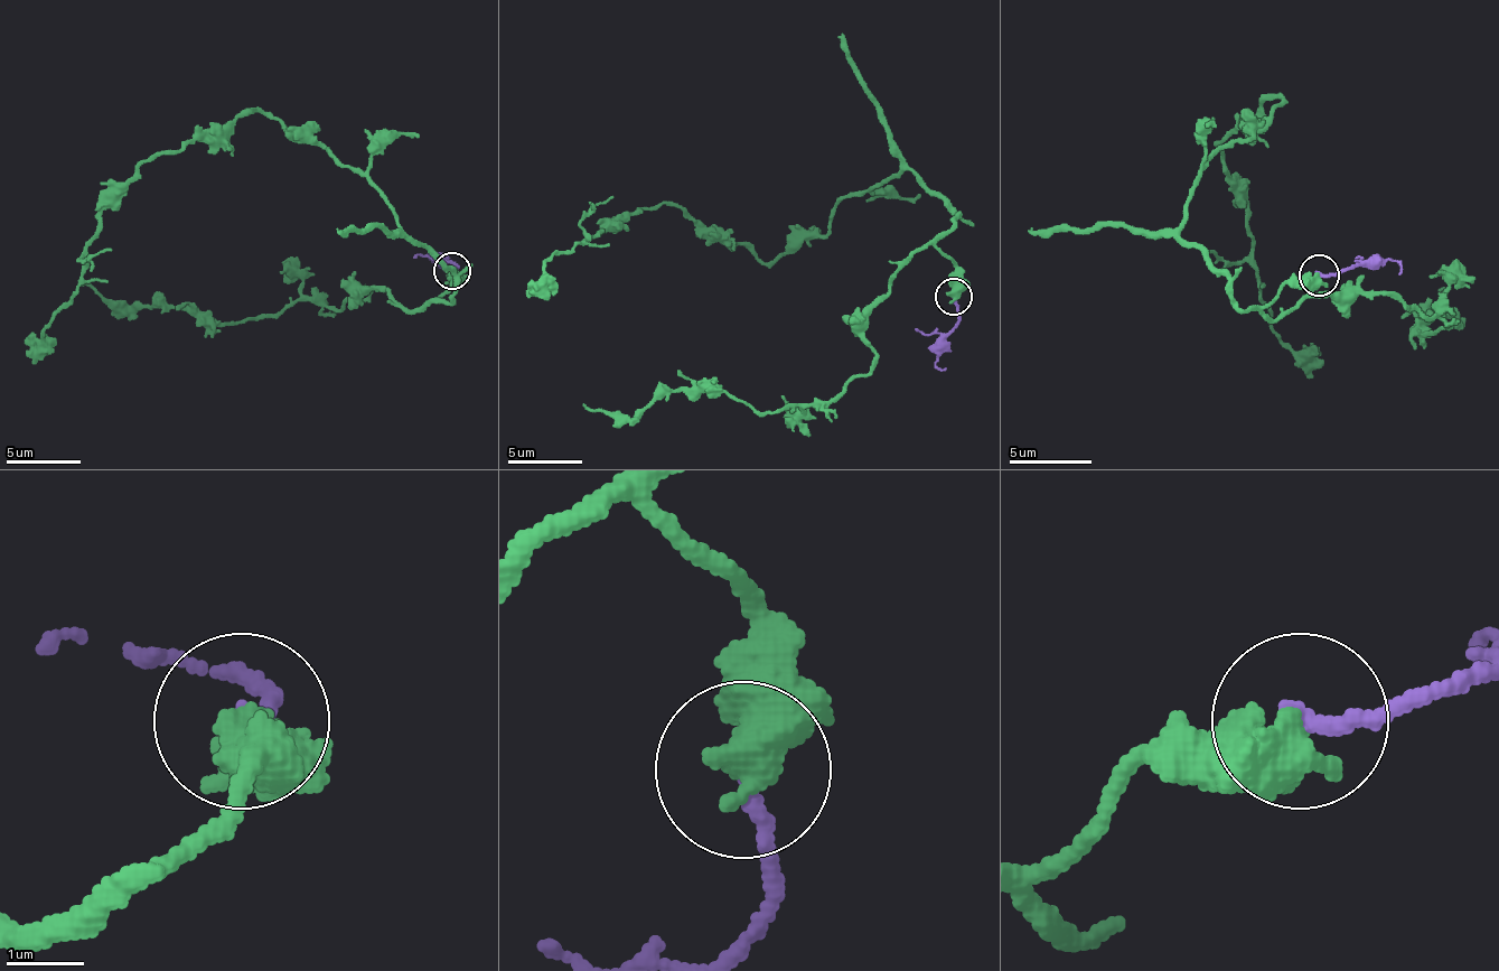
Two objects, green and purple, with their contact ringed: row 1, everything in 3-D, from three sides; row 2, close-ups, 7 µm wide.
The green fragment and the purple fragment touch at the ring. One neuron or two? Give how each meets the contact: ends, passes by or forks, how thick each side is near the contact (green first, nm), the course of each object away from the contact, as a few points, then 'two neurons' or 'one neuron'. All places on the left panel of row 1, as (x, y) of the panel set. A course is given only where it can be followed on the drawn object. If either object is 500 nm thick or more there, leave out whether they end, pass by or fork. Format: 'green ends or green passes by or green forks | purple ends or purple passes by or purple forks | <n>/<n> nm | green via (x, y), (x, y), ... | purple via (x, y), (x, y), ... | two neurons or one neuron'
750/240 nm | green via (450, 272), (436, 298), (455, 276), (387, 202), (243, 112), (103, 213), (36, 364) | purple via (450, 272), (455, 264), (436, 257), (443, 272) | two neurons

